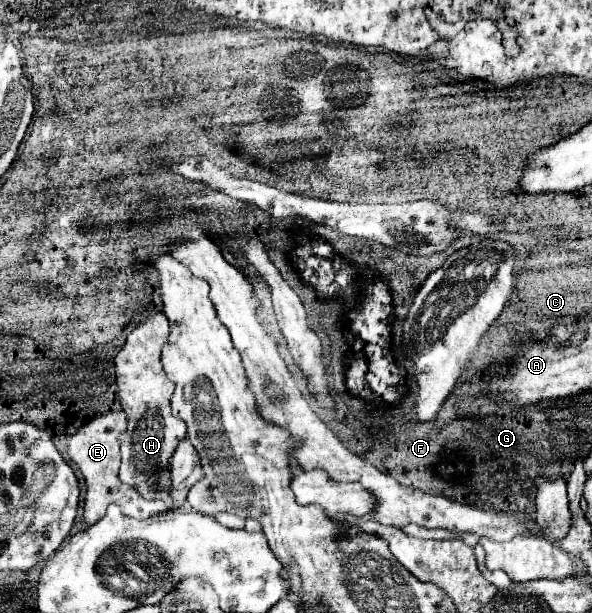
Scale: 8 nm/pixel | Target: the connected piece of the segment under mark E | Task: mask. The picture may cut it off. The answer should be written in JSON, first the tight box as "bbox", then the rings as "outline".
{"bbox":[68,412,166,526],"outline":[[[108,412],[94,416],[86,420],[74,436],[70,436],[68,456],[70,460],[80,468],[84,480],[86,480],[86,510],[84,510],[84,522],[86,526],[96,524],[100,518],[104,518],[106,508],[110,504],[118,504],[122,508],[124,516],[130,518],[148,518],[154,514],[160,514],[166,510],[164,502],[152,502],[144,500],[132,486],[126,486],[118,480],[118,458],[120,458],[120,442],[118,436],[124,432],[126,418],[124,412]]]}

